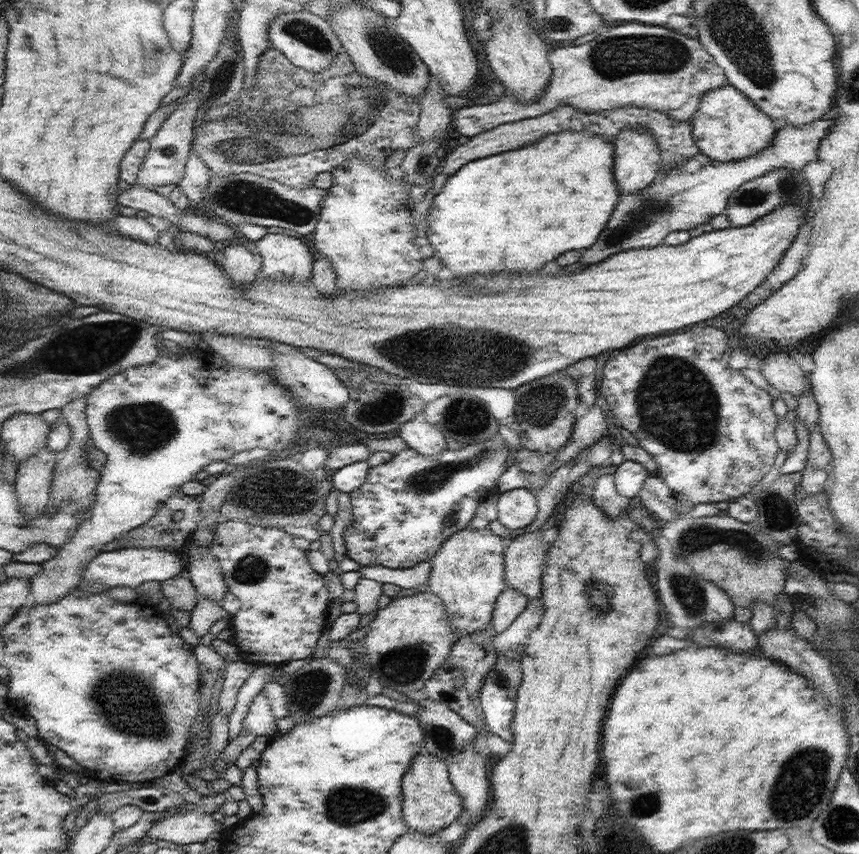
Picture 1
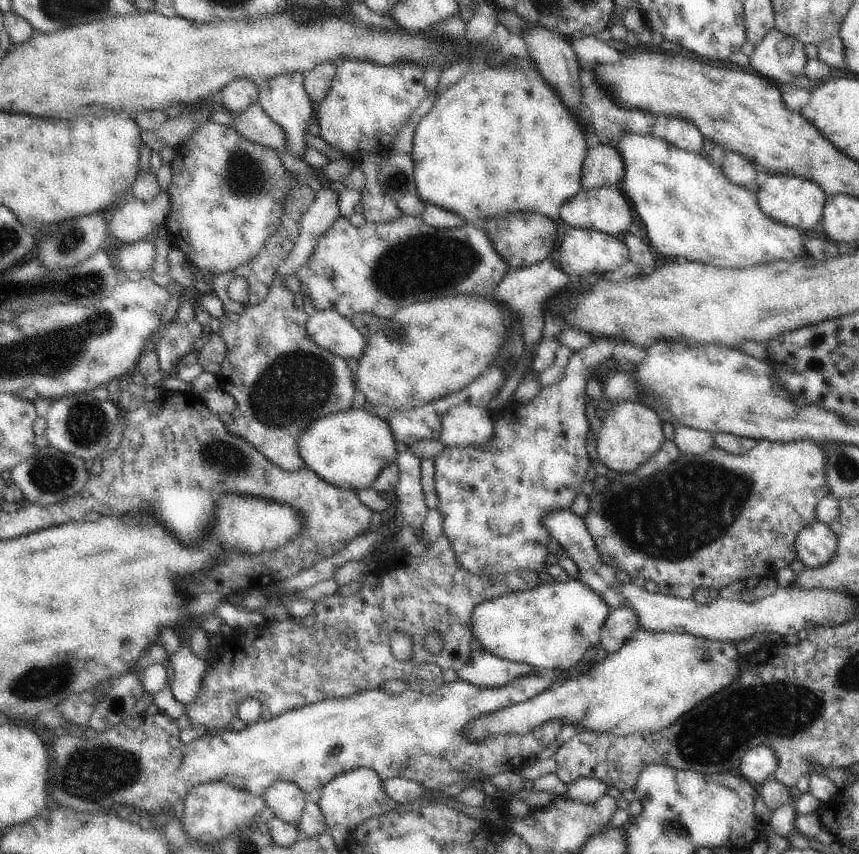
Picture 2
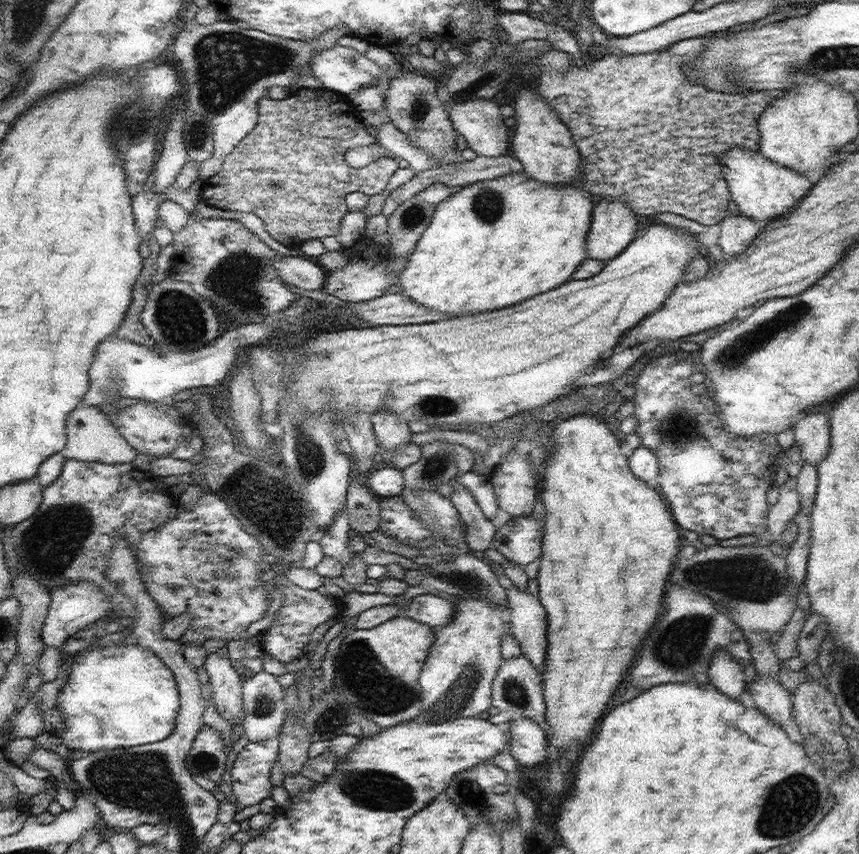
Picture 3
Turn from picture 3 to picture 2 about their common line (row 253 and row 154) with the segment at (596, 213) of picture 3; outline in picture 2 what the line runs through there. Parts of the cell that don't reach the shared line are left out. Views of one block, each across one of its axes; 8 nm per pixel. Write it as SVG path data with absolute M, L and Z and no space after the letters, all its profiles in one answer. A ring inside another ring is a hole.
M599 142L589 147L582 166L582 190L615 186L623 176L624 162L615 145Z

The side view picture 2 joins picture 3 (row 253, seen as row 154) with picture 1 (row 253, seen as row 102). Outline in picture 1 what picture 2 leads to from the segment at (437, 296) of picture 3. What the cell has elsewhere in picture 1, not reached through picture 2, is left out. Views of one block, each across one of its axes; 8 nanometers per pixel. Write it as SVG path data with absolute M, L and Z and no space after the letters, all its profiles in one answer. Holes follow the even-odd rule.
M562 131L560 133L544 136L540 142L518 148L518 150L506 150L496 156L478 158L461 166L454 174L448 176L441 192L433 198L433 208L426 213L426 222L428 226L427 238L434 249L434 254L440 259L440 262L452 270L452 274L458 276L472 276L472 274L496 274L496 272L536 272L540 270L546 262L552 262L560 254L568 250L580 250L580 248L590 248L600 232L606 228L608 218L612 216L615 206L619 203L621 192L616 184L614 168L614 147L613 143L604 140L597 134L588 133L588 131Z

